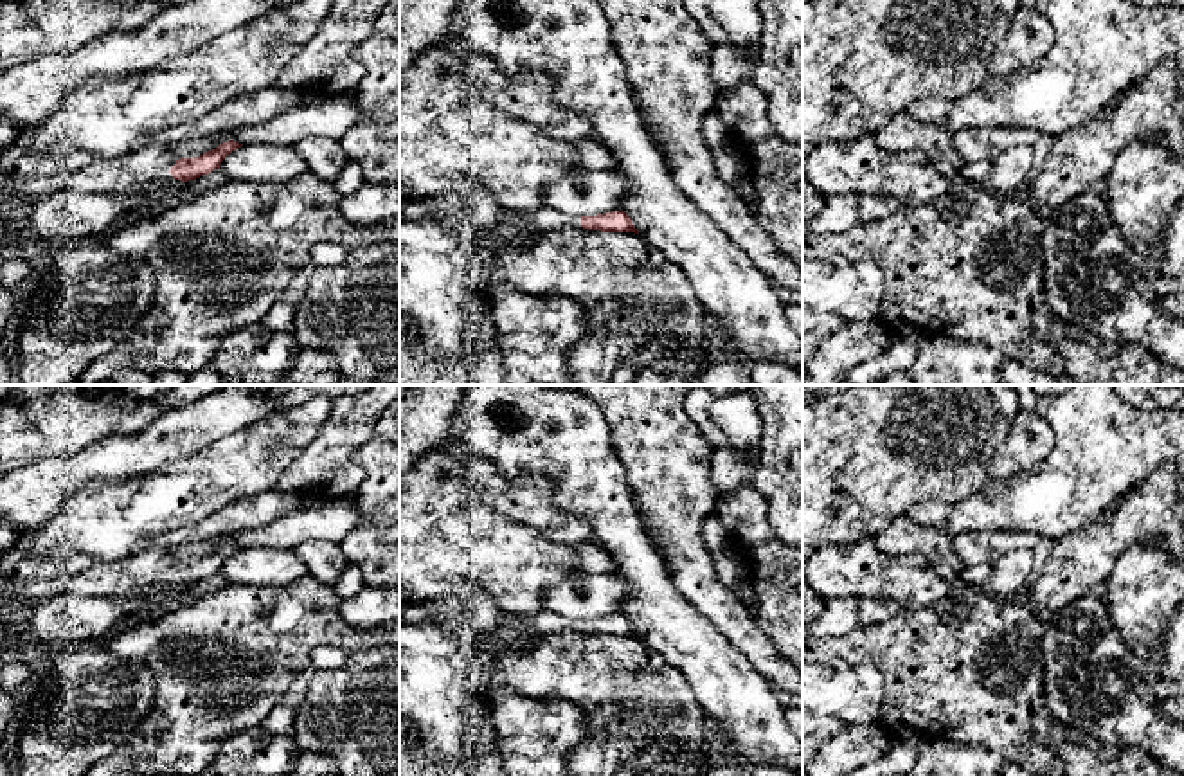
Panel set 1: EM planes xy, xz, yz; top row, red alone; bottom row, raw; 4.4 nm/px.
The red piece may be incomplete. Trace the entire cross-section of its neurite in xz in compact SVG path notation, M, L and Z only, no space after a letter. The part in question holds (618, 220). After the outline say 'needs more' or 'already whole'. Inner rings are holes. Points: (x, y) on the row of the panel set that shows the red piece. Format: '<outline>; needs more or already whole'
M542 205L534 211L516 209L516 212L540 230L560 227L583 227L587 230L639 234L632 218L624 211L612 211L597 216L572 216L549 205Z; needs more

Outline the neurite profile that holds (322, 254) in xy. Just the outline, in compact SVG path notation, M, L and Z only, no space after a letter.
M317 243L311 248L311 261L317 266L333 266L345 257L347 250L336 243Z

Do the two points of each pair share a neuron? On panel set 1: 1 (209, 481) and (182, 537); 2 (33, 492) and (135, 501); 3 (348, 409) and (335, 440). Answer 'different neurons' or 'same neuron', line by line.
1: different neurons
2: different neurons
3: same neuron

